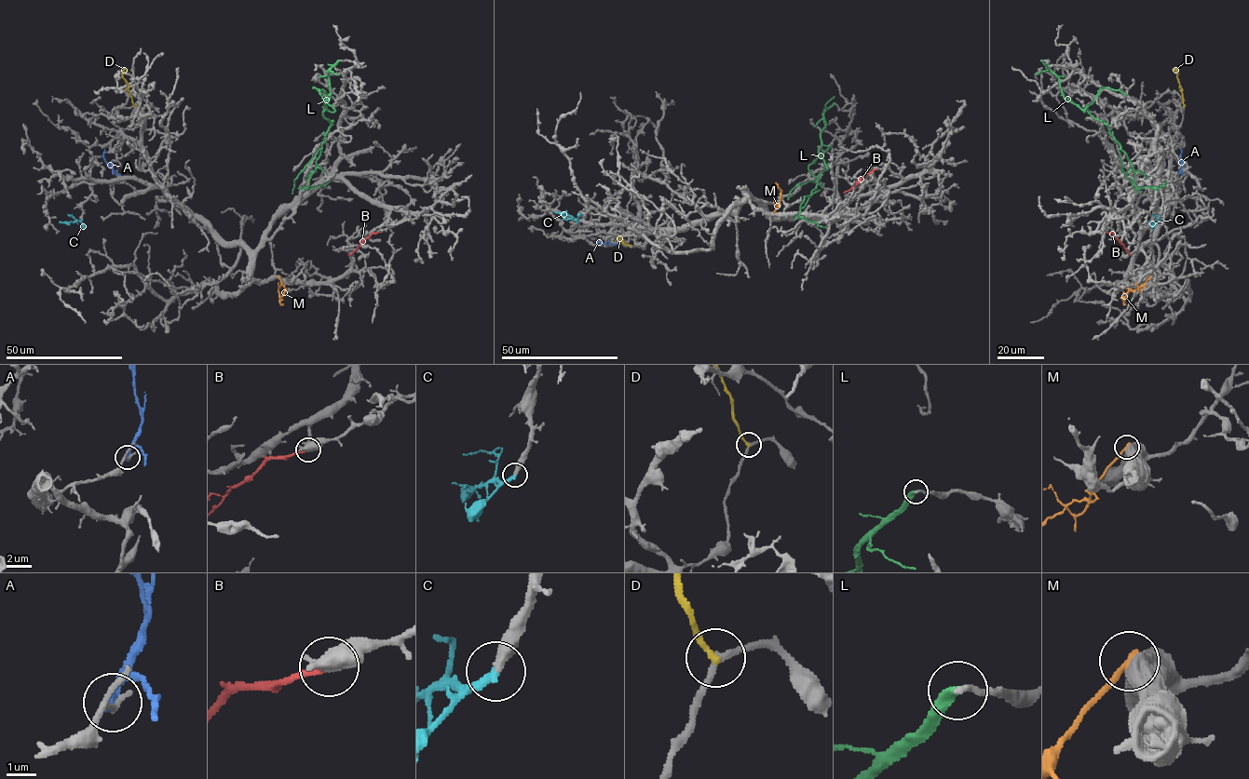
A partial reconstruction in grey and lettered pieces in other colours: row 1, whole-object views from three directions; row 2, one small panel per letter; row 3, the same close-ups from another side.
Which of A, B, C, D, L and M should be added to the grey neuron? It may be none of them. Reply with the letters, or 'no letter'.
C

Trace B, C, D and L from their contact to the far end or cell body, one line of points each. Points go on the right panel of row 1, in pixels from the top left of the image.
B: (1107, 232), (1130, 255)
C: (1160, 220), (1149, 222)
D: (1184, 106), (1174, 68)
L: (1041, 60), (1058, 78), (1064, 97), (1106, 125), (1130, 161), (1134, 184), (1157, 188), (1165, 181)

